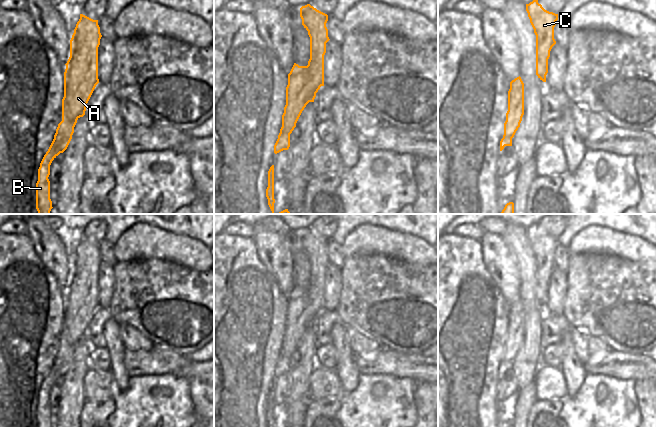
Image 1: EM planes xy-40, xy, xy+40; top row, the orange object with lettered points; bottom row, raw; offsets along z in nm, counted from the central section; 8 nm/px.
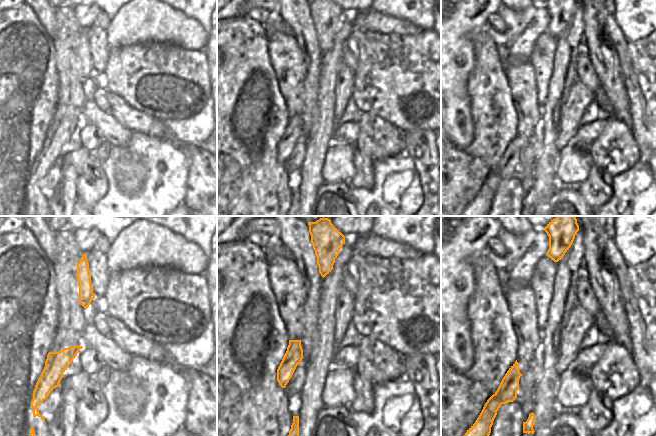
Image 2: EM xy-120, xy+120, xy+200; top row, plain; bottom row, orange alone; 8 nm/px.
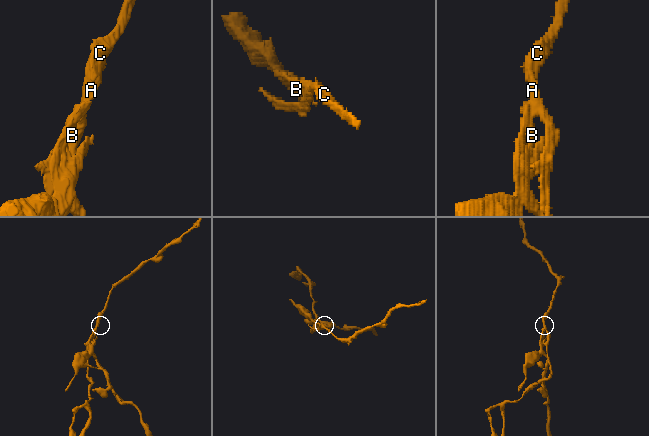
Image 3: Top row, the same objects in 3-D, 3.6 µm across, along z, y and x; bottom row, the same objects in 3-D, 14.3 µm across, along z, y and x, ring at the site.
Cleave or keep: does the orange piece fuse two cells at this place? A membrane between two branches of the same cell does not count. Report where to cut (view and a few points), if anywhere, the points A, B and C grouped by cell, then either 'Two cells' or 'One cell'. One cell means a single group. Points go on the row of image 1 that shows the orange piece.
Split along xy-40 (62, 107), (67, 105), (79, 117). Groups: A C / B. Two cells.

